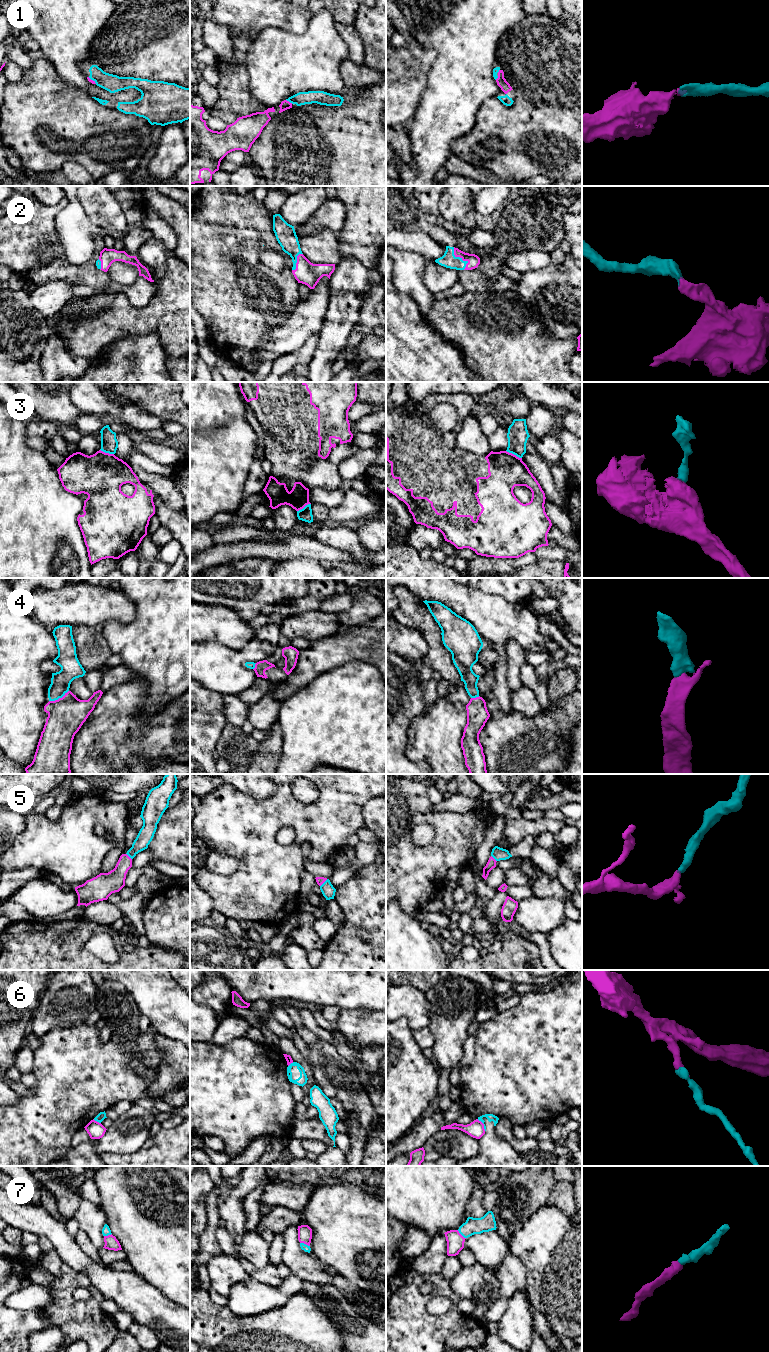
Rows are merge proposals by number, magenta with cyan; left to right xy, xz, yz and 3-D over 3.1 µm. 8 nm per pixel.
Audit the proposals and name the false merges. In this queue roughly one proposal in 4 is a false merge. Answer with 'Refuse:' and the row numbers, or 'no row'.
Refuse: 3, 6

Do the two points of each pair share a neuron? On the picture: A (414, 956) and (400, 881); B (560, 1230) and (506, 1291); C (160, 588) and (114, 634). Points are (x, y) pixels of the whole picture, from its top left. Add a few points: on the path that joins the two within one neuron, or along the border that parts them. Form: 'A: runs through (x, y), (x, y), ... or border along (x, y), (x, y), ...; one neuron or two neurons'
A: border along (396, 898), (400, 907), (411, 915); two neurons
B: border along (511, 1251), (525, 1268), (527, 1293); two neurons
C: runs through (159, 603), (129, 633); one neuron

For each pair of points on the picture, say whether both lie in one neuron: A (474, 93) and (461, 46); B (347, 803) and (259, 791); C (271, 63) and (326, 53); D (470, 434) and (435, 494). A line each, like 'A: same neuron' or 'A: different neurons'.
A: same neuron
B: different neurons
C: same neuron
D: different neurons

